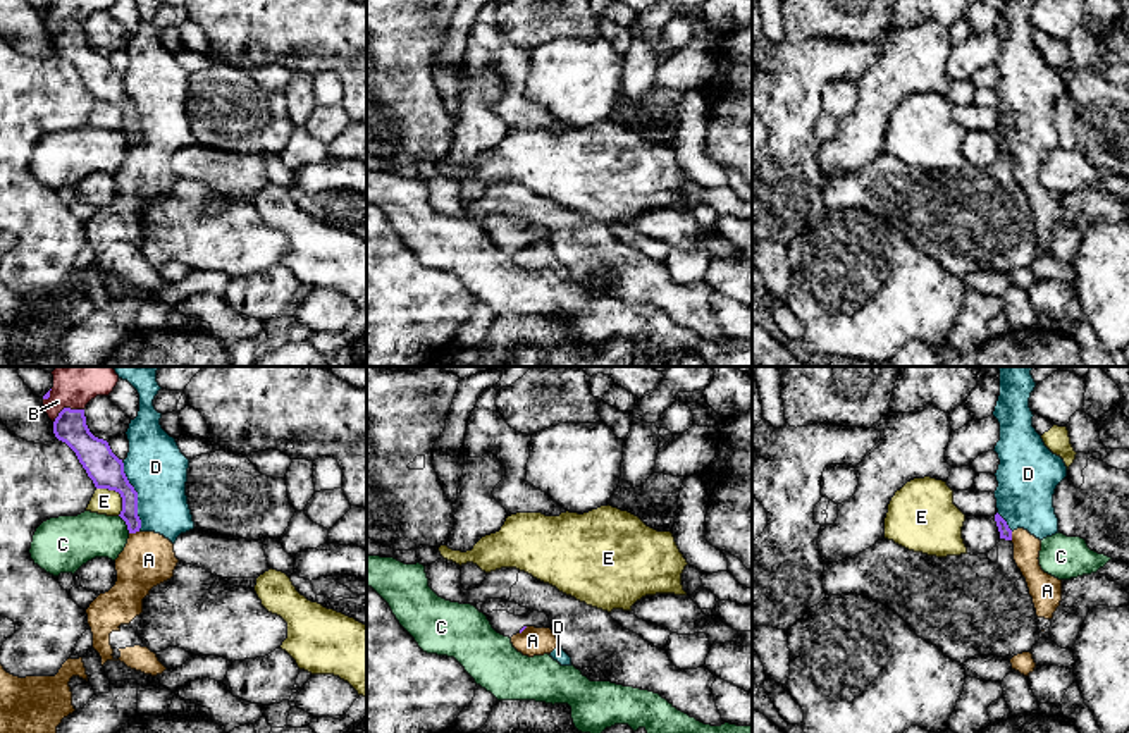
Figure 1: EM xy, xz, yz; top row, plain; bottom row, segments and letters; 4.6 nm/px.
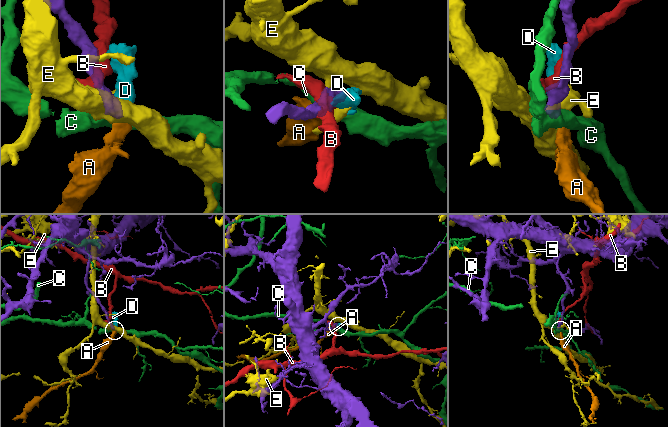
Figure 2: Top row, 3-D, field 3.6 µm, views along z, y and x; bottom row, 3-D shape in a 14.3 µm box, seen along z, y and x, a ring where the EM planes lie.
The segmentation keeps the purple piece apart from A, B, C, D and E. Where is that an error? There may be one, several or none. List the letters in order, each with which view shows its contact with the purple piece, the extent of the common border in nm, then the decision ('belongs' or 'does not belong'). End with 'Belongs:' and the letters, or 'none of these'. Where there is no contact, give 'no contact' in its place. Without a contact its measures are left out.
A: meets purple in xy; contact 50 nm long; does not belong
B: meets purple in xy; contact 160 nm long; does not belong
C: meets purple in xy; contact 100 nm long; does not belong
D: meets purple in xy; contact 340 nm long; does not belong
E: meets purple in xy; contact 170 nm long; does not belong
Belongs: none of these

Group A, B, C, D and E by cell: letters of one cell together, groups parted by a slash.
A D / B / C / E

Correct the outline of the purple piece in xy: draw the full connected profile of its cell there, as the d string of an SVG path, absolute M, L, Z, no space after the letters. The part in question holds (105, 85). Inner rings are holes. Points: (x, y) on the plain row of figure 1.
M64 22L53 36L53 48L76 67L96 103L120 108L122 126L119 131L126 136L129 148L139 146L138 107L124 88L122 74L112 67L107 55L89 46L84 24Z

